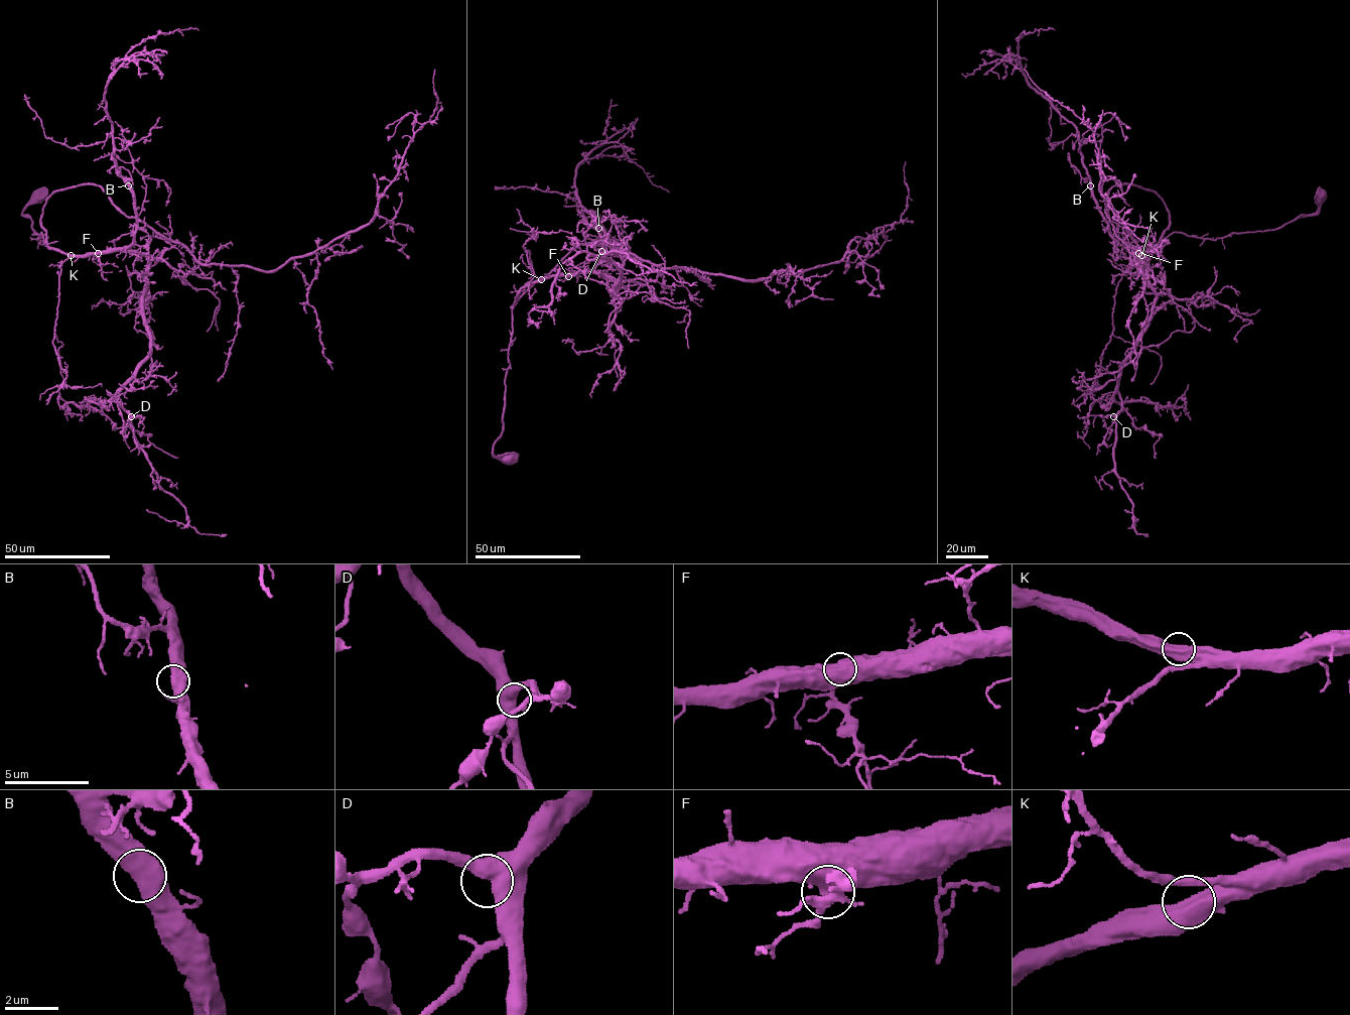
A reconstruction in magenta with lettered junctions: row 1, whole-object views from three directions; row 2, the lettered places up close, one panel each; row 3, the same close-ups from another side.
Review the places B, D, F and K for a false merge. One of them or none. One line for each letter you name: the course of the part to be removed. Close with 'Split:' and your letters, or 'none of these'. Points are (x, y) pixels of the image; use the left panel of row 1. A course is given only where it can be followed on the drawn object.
Split: none of these

